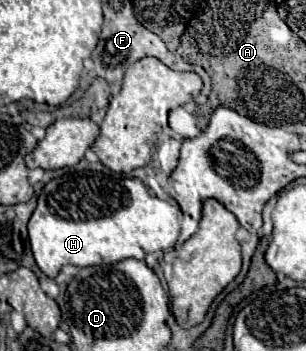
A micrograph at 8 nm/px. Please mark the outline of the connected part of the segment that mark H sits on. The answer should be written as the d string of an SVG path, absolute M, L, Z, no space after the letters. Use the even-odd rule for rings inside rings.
M91 148L87 149L76 167L66 169L64 175L54 177L44 185L42 193L38 195L38 205L28 223L34 259L38 267L52 279L64 265L90 267L102 263L118 263L122 259L144 259L148 253L172 249L178 241L178 233L180 221L168 201L152 197L140 179L126 177L124 174L116 175L114 171L104 167Z

